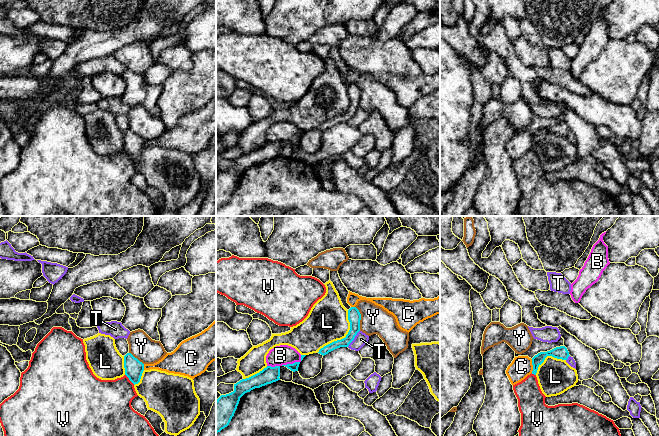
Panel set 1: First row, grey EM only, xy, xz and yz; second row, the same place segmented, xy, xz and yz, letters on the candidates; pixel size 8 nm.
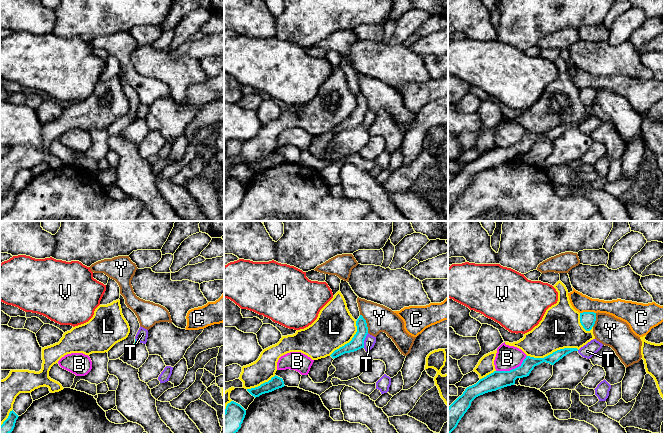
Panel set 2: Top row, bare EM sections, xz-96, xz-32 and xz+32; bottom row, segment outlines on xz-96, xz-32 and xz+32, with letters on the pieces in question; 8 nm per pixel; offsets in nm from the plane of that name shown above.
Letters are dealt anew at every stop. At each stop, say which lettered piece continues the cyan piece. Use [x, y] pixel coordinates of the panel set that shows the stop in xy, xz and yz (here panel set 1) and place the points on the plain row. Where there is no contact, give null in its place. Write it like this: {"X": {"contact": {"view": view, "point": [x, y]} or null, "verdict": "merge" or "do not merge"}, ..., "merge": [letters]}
{"B": {"contact": {"view": "xz", "point": [293, 139]}, "verdict": "do not merge"}, "C": {"contact": {"view": "yz", "point": [533, 142]}, "verdict": "do not merge"}, "L": {"contact": {"view": "xz", "point": [345, 113]}, "verdict": "do not merge"}, "T": {"contact": {"view": "xz", "point": [354, 113]}, "verdict": "do not merge"}, "V": {"contact": {"view": "xy", "point": [129, 155]}, "verdict": "do not merge"}, "Y": {"contact": {"view": "xz", "point": [360, 94]}, "verdict": "do not merge"}, "merge": []}

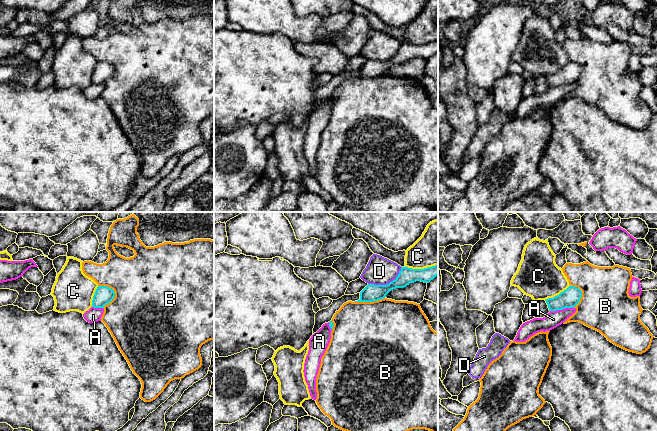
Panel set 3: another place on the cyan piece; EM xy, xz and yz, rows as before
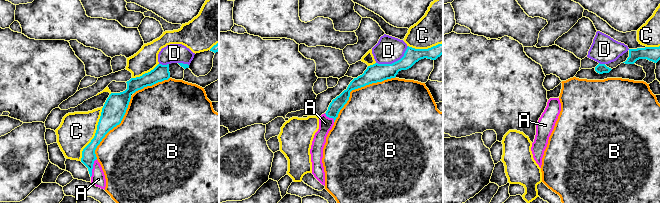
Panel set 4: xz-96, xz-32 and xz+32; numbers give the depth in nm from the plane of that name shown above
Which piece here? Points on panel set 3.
{"A": {"contact": {"view": "yz", "point": [561, 85]}, "verdict": "do not merge"}, "B": {"contact": {"view": "xy", "point": [114, 68]}, "verdict": "do not merge"}, "C": {"contact": {"view": "xz", "point": [421, 45]}, "verdict": "do not merge"}, "D": {"contact": {"view": "xz", "point": [387, 60]}, "verdict": "do not merge"}, "merge": []}

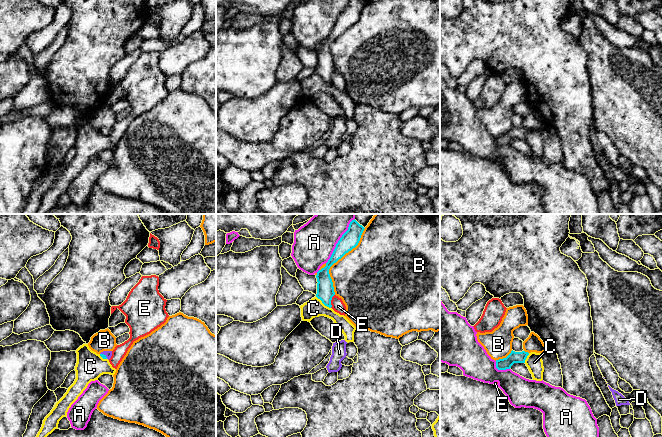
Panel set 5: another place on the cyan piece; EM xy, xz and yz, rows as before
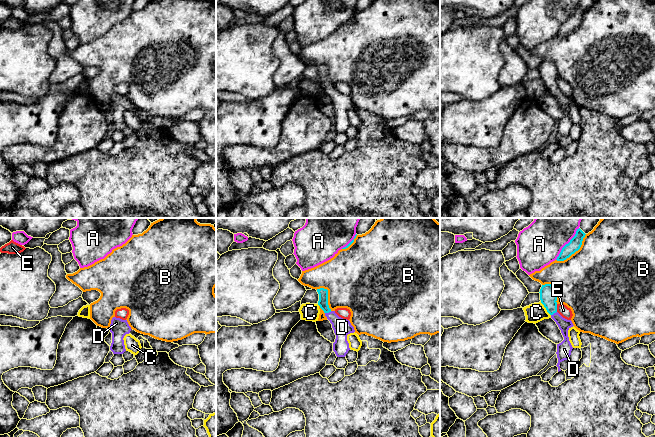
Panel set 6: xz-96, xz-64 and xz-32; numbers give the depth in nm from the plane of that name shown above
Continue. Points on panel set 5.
{"A": {"contact": {"view": "xz", "point": [336, 20]}, "verdict": "do not merge"}, "B": {"contact": {"view": "xz", "point": [338, 35]}, "verdict": "do not merge"}, "C": {"contact": {"view": "xz", "point": [323, 79]}, "verdict": "do not merge"}, "D": {"contact": {"view": "xy", "point": [104, 131]}, "verdict": "merge"}, "E": {"contact": {"view": "xz", "point": [330, 77]}, "verdict": "do not merge"}, "merge": ["D"]}

